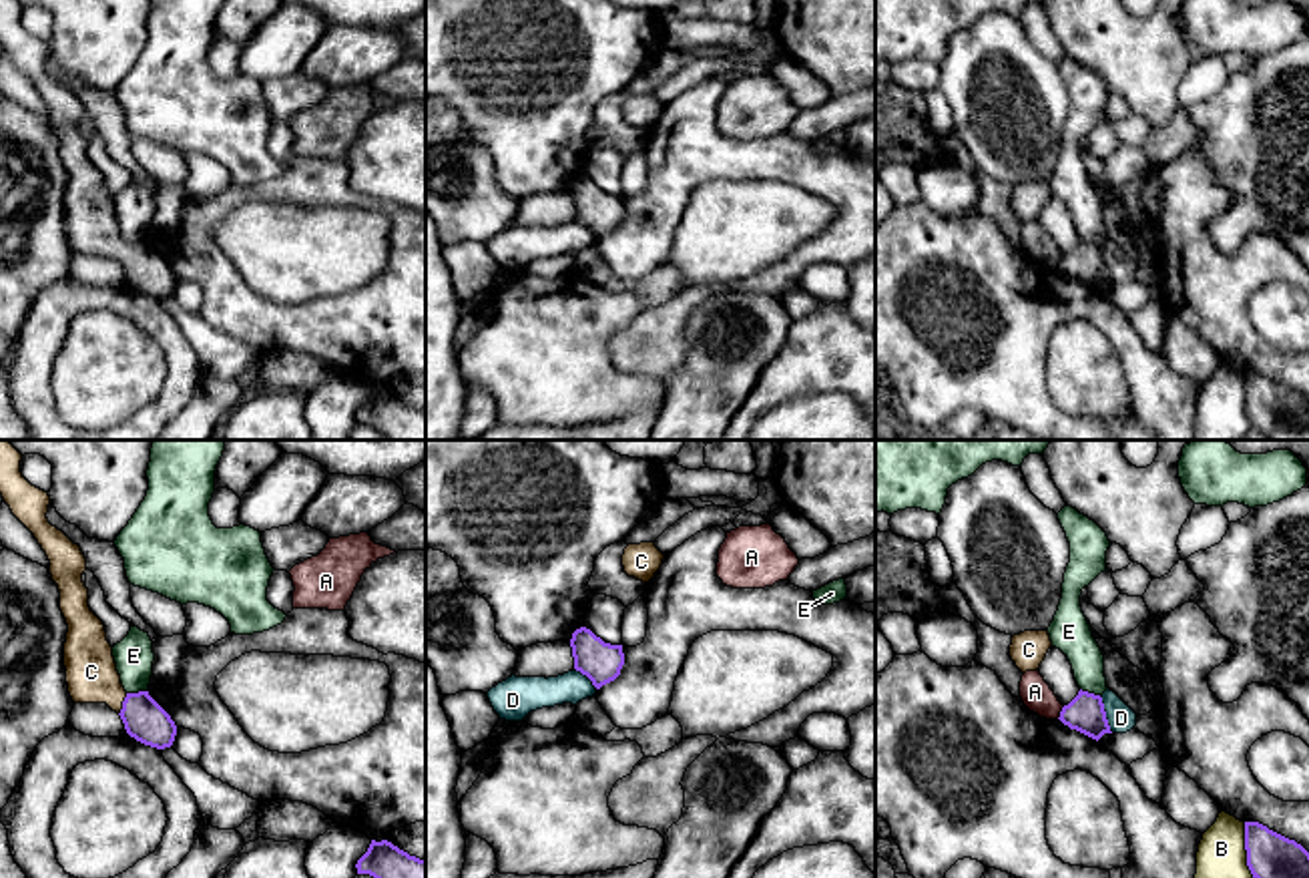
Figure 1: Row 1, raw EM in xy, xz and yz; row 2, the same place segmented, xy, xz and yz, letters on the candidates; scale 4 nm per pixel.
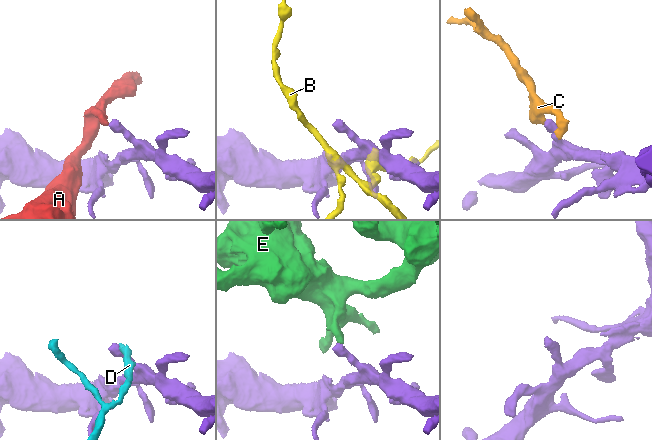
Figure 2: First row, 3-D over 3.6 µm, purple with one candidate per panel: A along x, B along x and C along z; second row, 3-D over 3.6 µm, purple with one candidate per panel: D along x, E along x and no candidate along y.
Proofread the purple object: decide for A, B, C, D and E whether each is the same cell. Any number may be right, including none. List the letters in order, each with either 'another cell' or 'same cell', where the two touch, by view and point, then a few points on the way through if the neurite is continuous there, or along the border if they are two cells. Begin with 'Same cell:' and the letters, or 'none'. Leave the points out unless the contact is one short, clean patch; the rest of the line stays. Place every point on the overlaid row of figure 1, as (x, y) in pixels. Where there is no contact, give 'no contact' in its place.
Same cell: C
A: another cell; contact yz (1061, 712); border yz (1065, 706), (1057, 718)
B: another cell; contact yz (1245, 848)
C: same cell; contact xy (123, 704); way xy (145, 720), (123, 704), (91, 672)
D: another cell; contact yz (1105, 714)
E: another cell; contact xy (135, 694)

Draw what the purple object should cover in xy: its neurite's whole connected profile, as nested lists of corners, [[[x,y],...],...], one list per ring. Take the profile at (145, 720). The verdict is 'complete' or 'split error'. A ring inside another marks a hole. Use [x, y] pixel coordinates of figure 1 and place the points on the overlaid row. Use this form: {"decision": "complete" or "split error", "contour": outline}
{"decision": "split error", "contour": [[[0,440],[0,494],[46,553],[60,591],[60,611],[68,625],[64,667],[72,701],[106,703],[120,715],[130,737],[157,749],[171,747],[175,721],[149,691],[124,691],[104,625],[88,607],[88,589],[82,583],[86,559],[78,544],[48,522],[50,496],[22,476],[20,460],[22,454],[10,440]]]}

